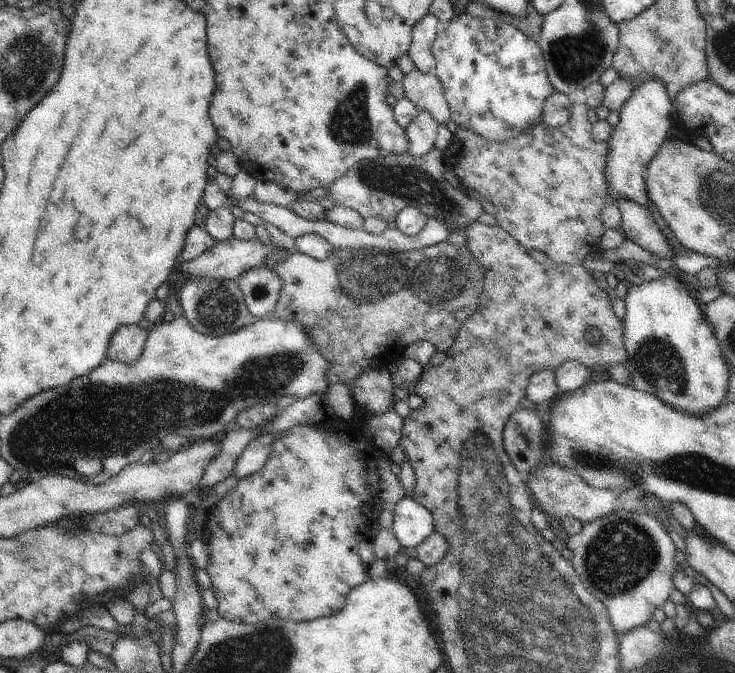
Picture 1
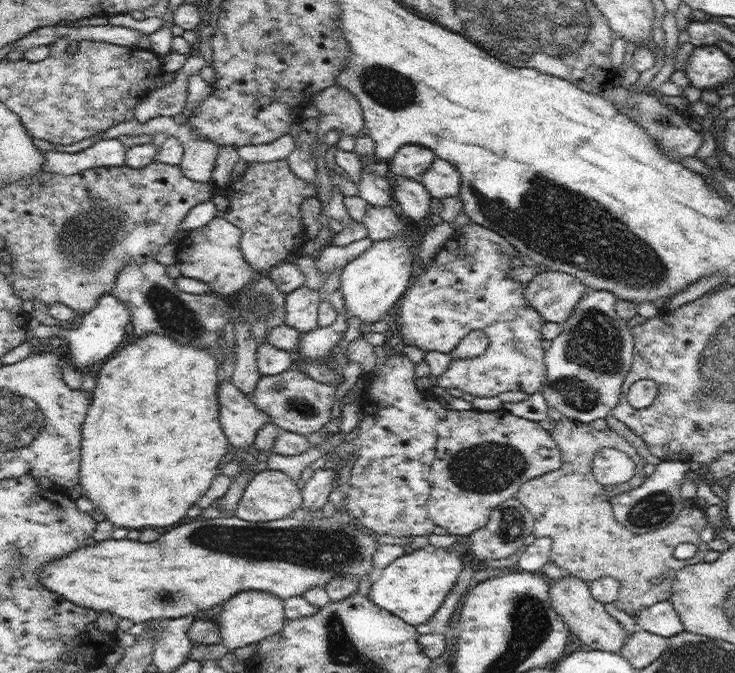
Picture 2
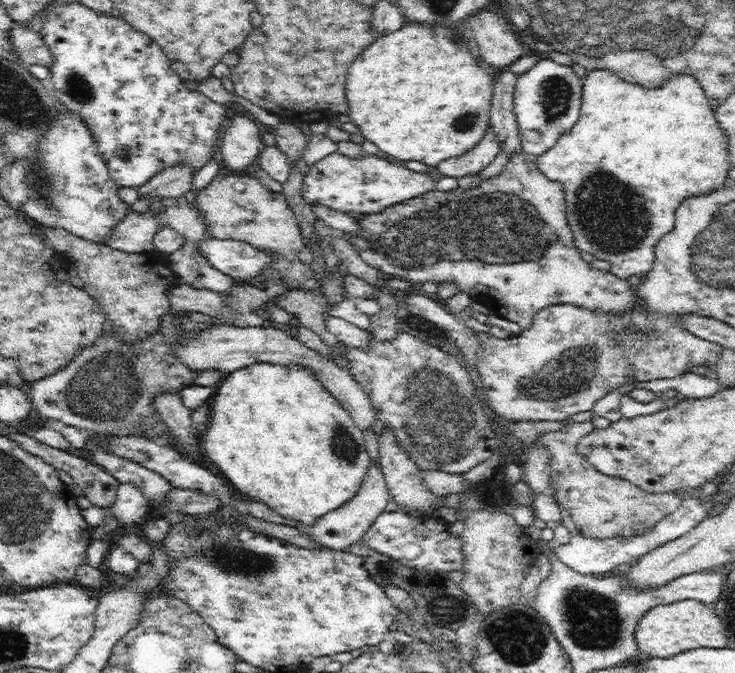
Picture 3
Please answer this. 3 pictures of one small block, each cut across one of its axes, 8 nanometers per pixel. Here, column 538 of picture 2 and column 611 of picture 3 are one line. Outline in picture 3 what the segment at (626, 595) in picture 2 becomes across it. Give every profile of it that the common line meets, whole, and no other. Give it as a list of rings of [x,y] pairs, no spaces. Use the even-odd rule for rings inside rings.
[[[569,420],[564,430],[548,430],[537,438],[539,446],[543,446],[550,457],[550,475],[556,491],[555,501],[570,513],[582,536],[595,540],[606,540],[617,535],[631,537],[641,529],[654,527],[656,522],[680,508],[683,500],[680,500],[676,492],[651,494],[630,481],[602,474],[592,463],[588,463],[584,455],[578,452],[578,442],[594,429],[592,421]]]

